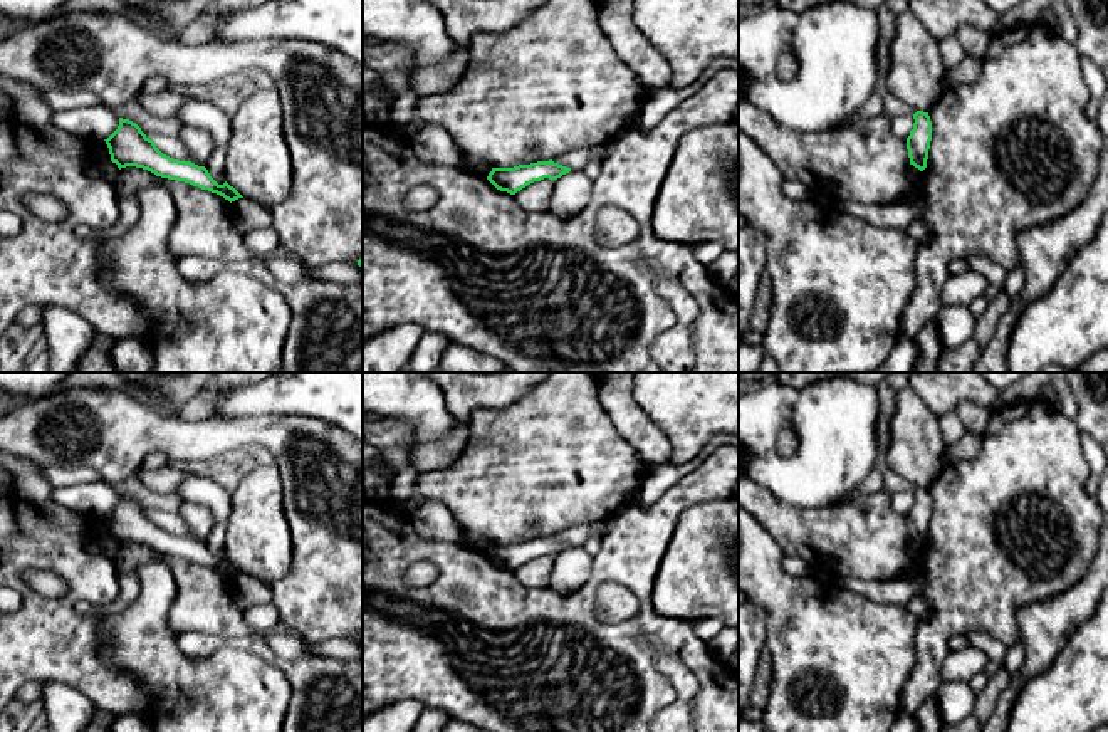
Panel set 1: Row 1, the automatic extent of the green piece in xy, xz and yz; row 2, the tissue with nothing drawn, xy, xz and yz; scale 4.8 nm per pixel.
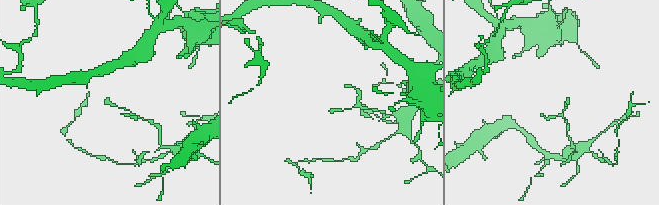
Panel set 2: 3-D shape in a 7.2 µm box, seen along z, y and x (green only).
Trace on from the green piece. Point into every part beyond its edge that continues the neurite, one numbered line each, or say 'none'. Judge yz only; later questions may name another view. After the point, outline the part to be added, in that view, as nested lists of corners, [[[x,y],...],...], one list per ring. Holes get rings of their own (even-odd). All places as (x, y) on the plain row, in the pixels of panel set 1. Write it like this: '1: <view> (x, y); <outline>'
none

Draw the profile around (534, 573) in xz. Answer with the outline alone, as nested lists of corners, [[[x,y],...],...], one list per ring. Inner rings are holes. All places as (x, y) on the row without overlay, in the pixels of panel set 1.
[[[544,554],[541,557],[527,561],[514,573],[519,583],[527,588],[546,588],[549,586],[549,576],[552,566],[554,566],[554,556]]]

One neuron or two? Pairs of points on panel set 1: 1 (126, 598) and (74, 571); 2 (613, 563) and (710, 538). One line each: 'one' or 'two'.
1: two
2: two

